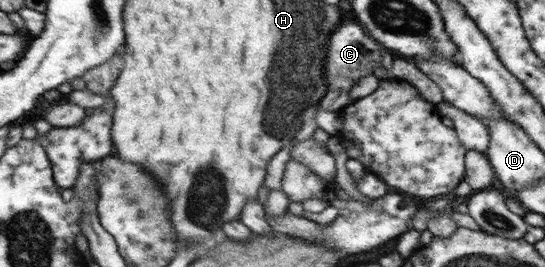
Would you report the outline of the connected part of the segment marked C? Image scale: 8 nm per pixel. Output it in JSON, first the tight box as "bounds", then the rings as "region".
{"bounds":[318,23,382,112],"region":[[[359,23],[346,24],[346,26],[336,28],[334,36],[330,36],[328,56],[325,58],[324,77],[328,87],[325,95],[318,100],[319,109],[341,112],[345,107],[349,107],[349,104],[353,102],[348,95],[350,88],[356,84],[358,78],[370,76],[375,68],[381,66],[380,56],[382,56],[382,46],[376,44],[376,40],[373,40]]]}

